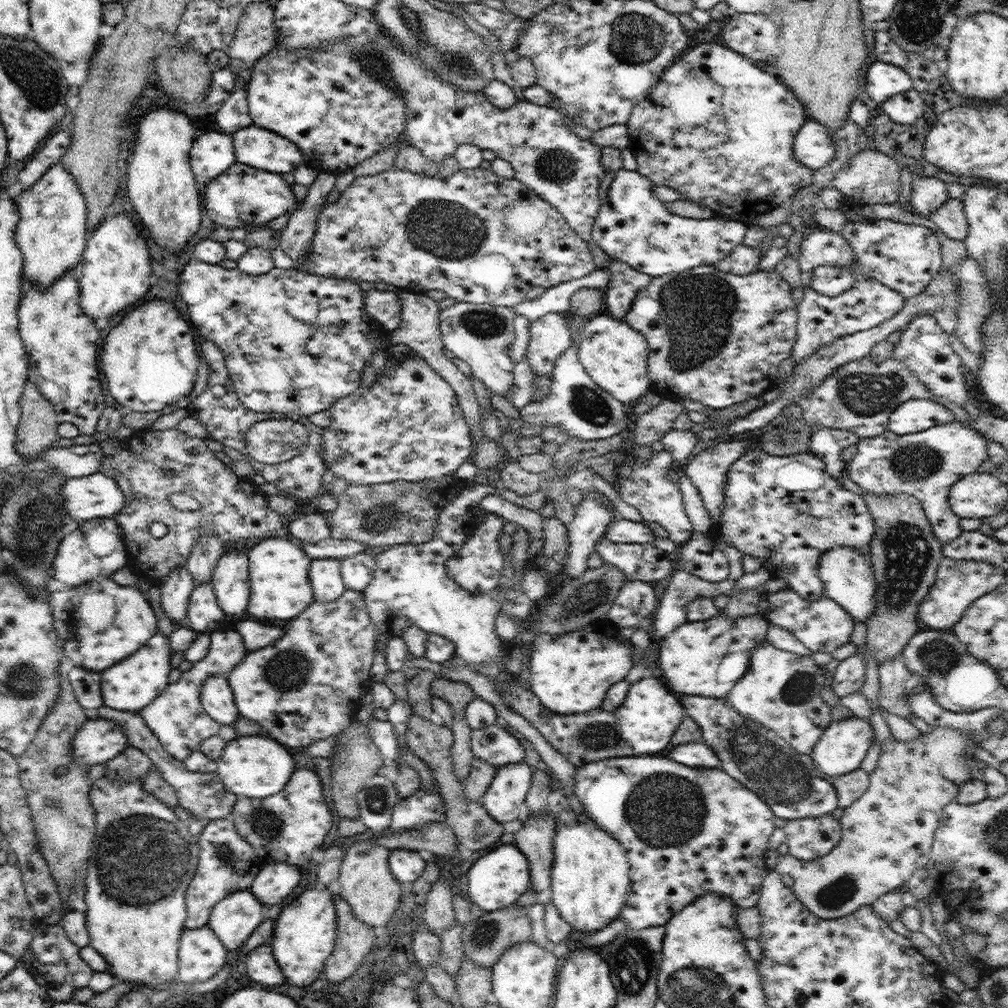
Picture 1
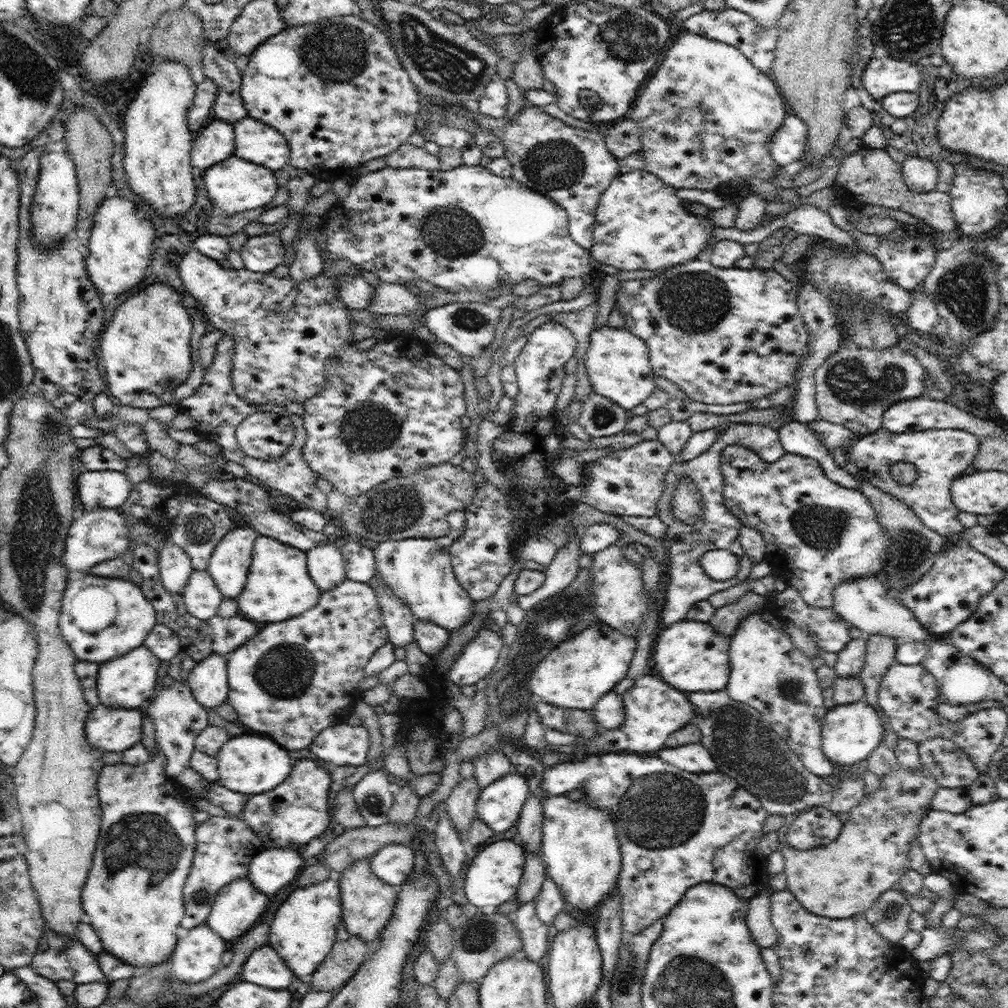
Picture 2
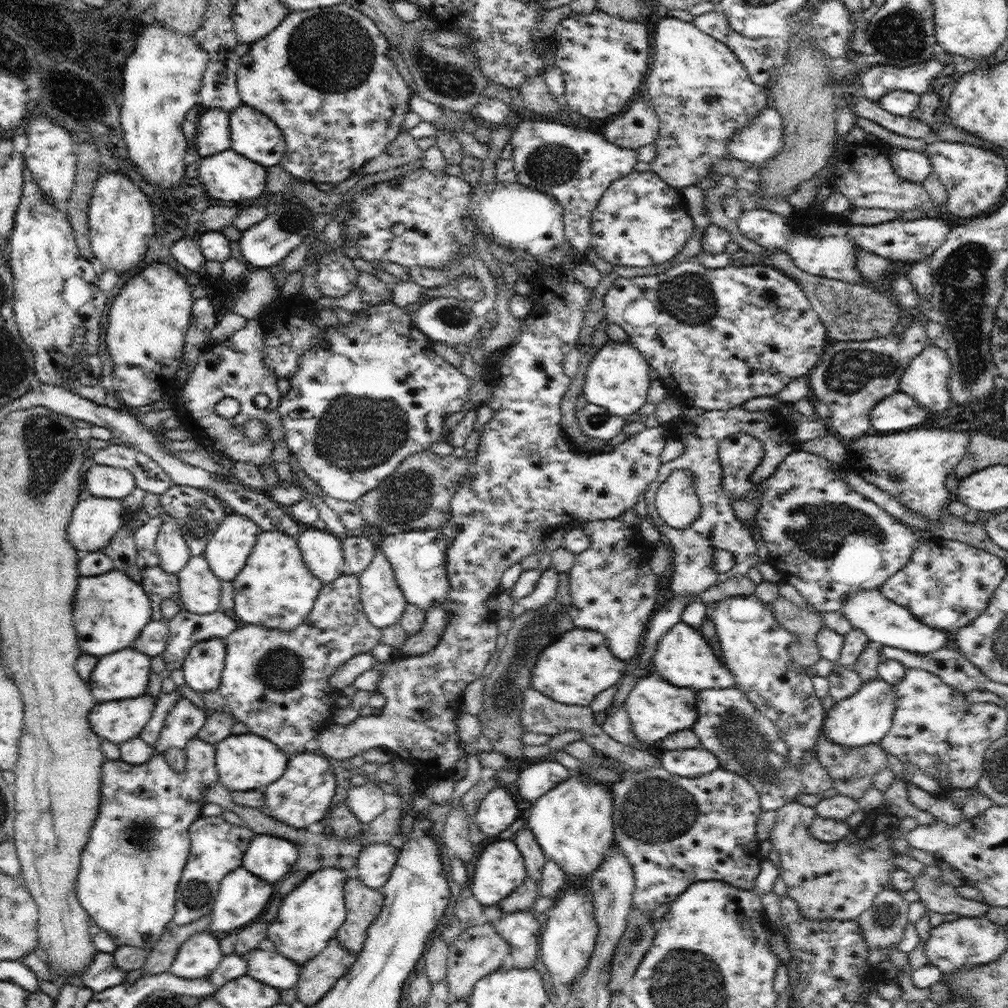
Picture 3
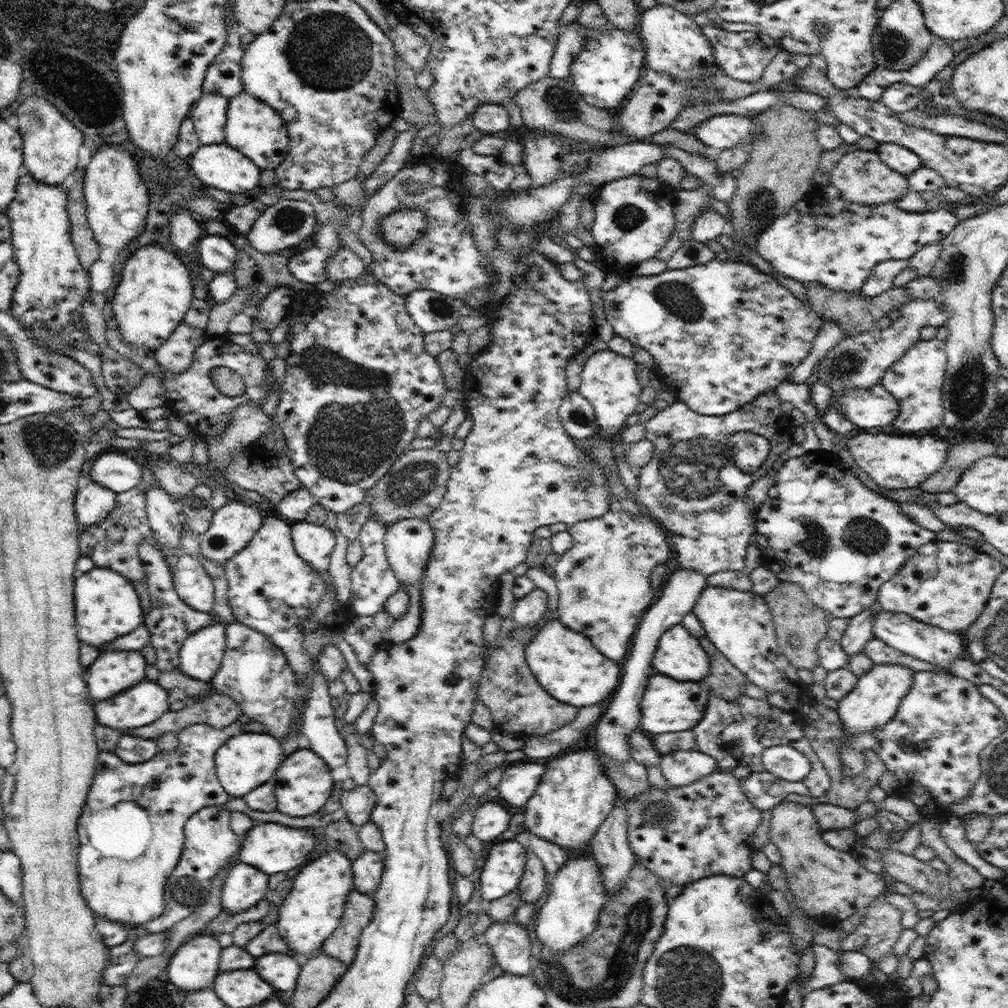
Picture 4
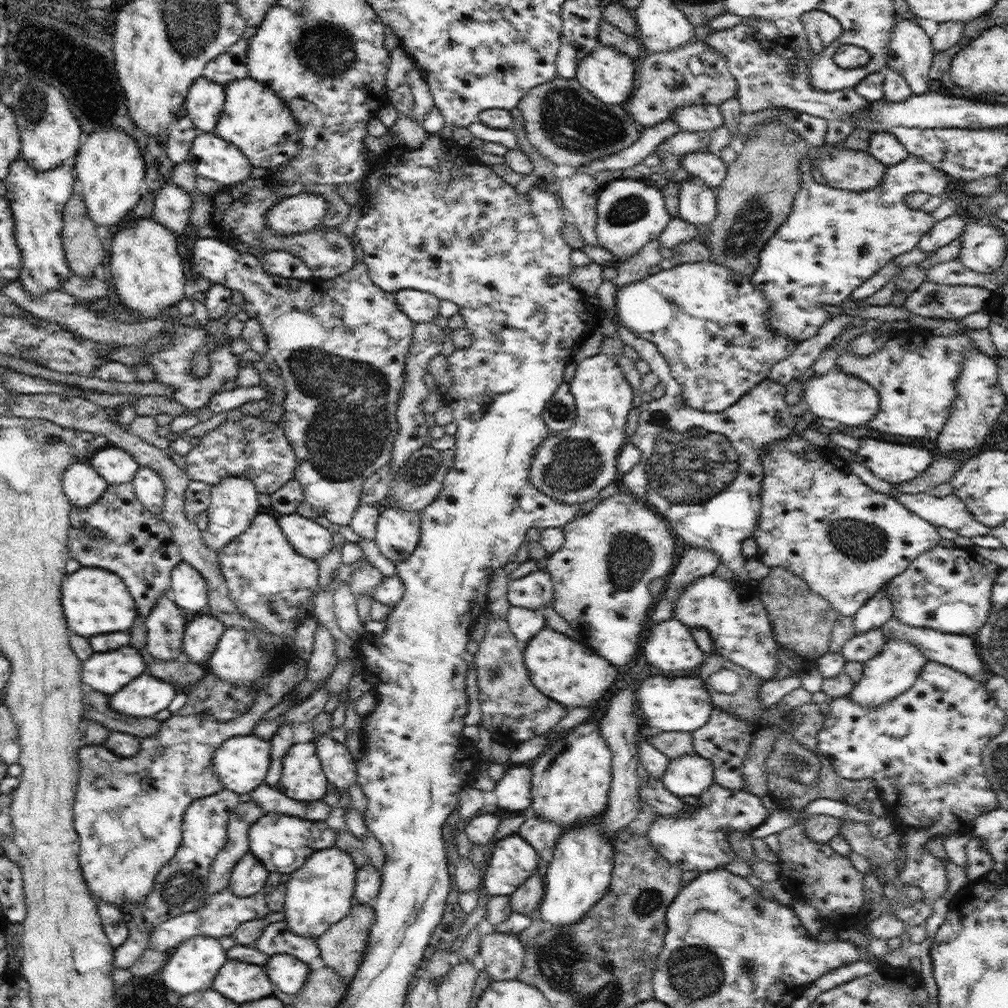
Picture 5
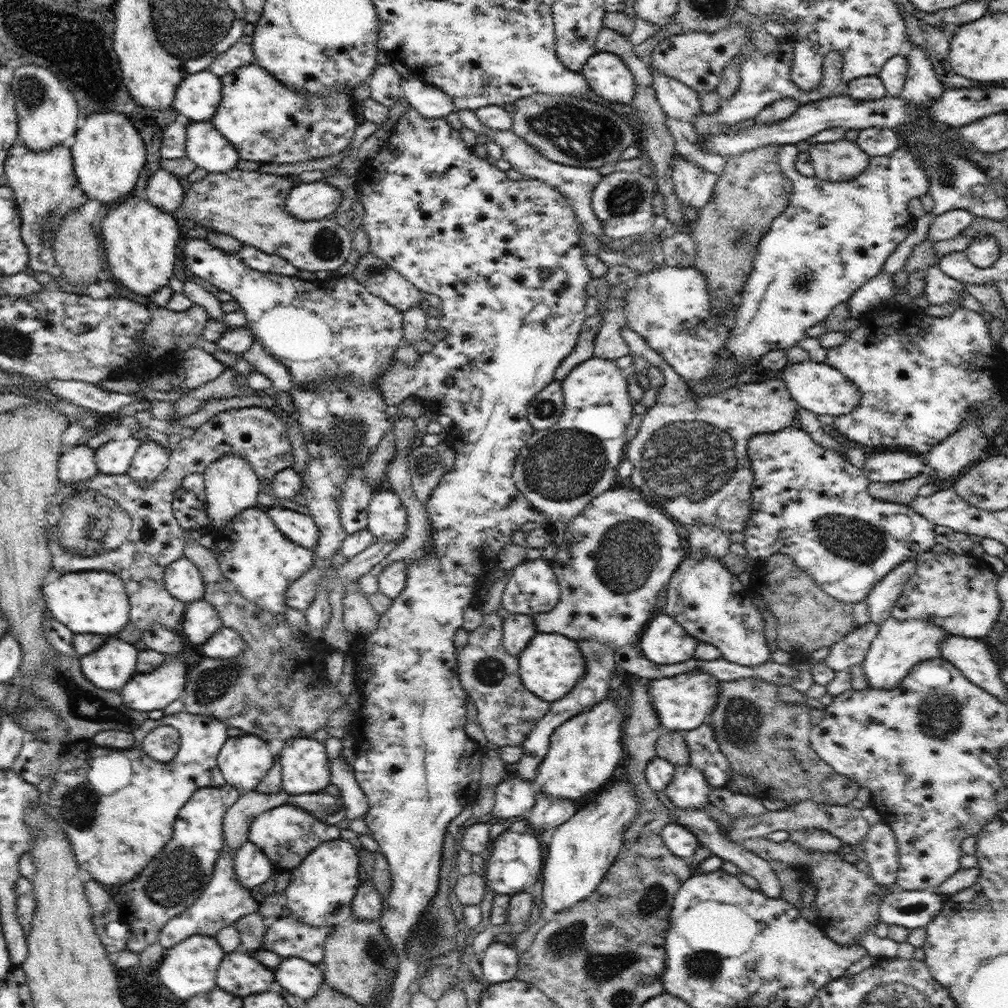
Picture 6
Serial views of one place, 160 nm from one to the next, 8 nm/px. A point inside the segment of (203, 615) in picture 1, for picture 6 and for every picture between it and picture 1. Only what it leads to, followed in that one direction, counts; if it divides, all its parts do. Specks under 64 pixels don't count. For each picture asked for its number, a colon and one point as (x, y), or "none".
2: (202, 597)
3: (200, 590)
4: (194, 586)
5: (189, 590)
6: (182, 579)

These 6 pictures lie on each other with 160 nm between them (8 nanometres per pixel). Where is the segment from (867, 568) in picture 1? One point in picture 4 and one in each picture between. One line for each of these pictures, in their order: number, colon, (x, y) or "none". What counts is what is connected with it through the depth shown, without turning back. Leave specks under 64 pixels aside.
2: (866, 604)
3: (884, 622)
4: (926, 642)

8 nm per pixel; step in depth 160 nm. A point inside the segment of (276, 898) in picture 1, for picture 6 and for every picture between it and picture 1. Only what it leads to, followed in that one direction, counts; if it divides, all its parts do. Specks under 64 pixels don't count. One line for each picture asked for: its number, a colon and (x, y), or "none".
2: (270, 870)
3: (270, 858)
4: (271, 847)
5: (273, 831)
6: (286, 834)

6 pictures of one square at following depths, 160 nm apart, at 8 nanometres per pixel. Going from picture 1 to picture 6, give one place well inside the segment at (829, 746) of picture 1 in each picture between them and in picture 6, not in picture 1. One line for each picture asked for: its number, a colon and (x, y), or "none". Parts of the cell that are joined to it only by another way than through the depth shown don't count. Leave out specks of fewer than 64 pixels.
2: (850, 732)
3: (864, 718)
4: (874, 701)
5: (886, 676)
6: (899, 645)

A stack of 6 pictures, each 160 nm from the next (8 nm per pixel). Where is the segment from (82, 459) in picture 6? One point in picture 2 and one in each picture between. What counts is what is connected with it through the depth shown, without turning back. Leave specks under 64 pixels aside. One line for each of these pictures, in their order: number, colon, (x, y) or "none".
2: (100, 534)
3: (95, 521)
4: (94, 503)
5: (82, 484)

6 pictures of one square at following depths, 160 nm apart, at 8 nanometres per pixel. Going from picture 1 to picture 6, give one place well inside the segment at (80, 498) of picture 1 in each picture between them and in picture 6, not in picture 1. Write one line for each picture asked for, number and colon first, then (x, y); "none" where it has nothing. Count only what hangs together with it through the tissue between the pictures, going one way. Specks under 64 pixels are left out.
2: (94, 488)
3: (101, 481)
4: (120, 472)
5: (116, 466)
6: (114, 457)

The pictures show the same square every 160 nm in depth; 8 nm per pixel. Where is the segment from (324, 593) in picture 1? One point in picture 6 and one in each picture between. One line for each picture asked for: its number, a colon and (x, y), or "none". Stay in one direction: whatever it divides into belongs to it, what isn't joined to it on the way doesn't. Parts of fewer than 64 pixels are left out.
2: (325, 564)
3: (322, 551)
4: (314, 543)
5: (309, 538)
6: (299, 528)

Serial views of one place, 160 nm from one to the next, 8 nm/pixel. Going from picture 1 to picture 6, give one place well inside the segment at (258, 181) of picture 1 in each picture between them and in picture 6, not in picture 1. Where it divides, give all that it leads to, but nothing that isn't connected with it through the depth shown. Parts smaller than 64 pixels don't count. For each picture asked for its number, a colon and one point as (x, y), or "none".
2: (234, 185)
3: (227, 175)
4: (220, 166)
5: (212, 157)
6: (205, 146)

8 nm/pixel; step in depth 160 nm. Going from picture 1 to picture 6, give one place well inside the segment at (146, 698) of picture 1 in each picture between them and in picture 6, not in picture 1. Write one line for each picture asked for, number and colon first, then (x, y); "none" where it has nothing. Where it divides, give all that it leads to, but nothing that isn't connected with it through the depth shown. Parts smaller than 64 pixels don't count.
2: (129, 682)
3: (125, 674)
4: (114, 671)
5: (108, 672)
6: (113, 664)

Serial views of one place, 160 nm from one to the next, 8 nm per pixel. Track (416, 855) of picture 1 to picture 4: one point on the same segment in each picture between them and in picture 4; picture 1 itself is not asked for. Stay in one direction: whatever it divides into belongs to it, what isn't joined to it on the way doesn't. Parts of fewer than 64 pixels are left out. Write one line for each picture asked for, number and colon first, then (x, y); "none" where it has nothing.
2: (394, 863)
3: (373, 867)
4: (368, 868)

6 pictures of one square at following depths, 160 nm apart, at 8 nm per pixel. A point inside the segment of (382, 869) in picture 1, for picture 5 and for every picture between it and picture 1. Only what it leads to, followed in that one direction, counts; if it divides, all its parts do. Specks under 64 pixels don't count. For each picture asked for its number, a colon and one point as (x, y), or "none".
2: (368, 903)
3: (363, 904)
4: (342, 944)
5: (341, 947)

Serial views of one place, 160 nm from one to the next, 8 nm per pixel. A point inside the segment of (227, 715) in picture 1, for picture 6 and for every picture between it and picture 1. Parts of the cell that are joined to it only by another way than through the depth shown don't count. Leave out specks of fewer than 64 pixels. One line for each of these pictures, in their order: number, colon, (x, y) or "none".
2: (208, 681)
3: (202, 668)
4: (201, 654)
5: (202, 633)
6: (201, 621)

